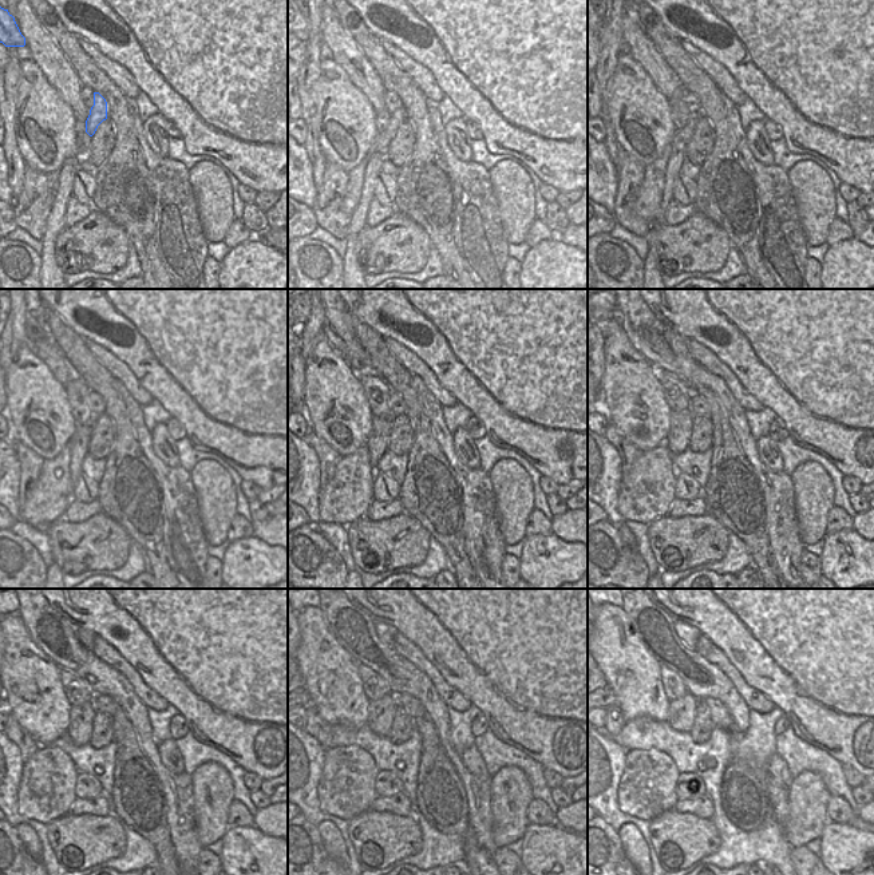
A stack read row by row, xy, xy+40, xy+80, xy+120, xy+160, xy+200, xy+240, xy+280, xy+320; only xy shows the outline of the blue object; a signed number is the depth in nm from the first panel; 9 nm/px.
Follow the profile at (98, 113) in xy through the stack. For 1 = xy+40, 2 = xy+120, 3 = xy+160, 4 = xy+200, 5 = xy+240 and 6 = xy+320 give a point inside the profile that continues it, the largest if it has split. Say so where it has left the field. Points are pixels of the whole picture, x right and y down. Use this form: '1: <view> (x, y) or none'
1: xy+40 (356, 175)
2: xy+120 (47, 499)
3: xy+160 (347, 497)
4: xy+200 (647, 493)
5: xy+240 (47, 788)
6: xy+320 (647, 788)

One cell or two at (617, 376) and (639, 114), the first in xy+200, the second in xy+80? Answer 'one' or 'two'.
one

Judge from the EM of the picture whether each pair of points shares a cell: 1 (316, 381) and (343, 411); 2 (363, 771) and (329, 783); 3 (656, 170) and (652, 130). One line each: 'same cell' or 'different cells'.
1: same cell
2: same cell
3: different cells

